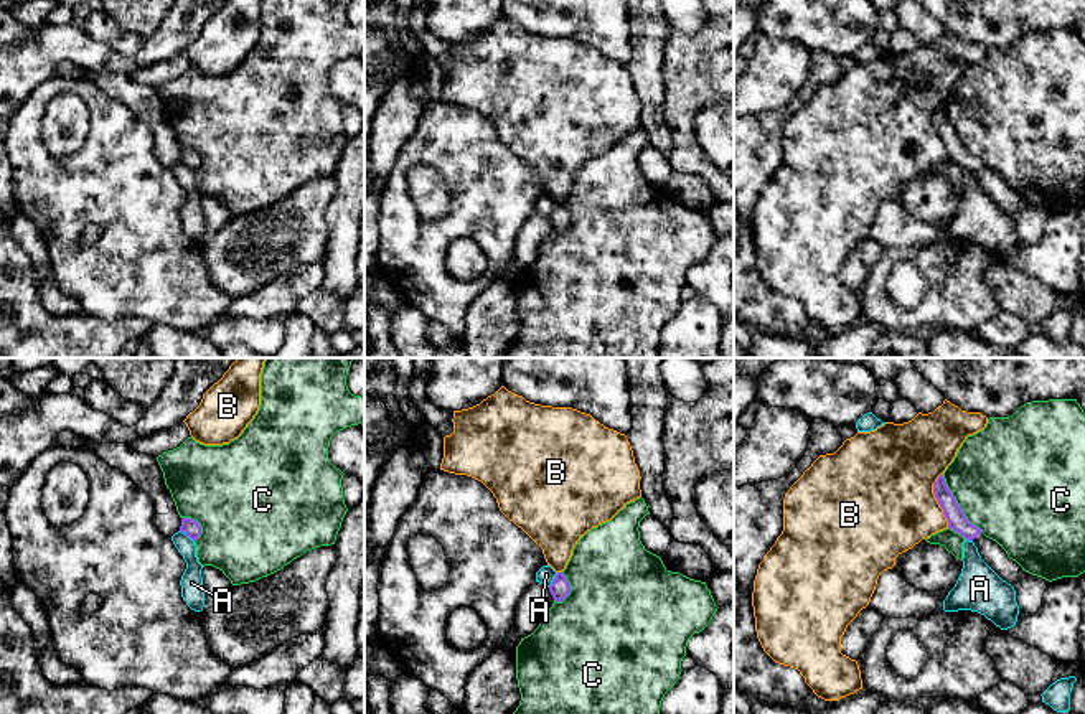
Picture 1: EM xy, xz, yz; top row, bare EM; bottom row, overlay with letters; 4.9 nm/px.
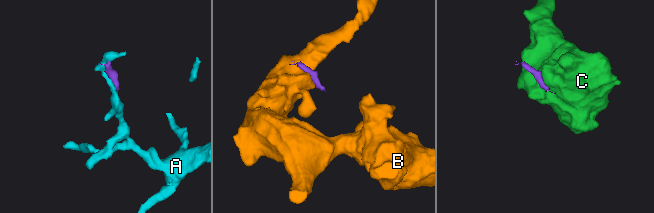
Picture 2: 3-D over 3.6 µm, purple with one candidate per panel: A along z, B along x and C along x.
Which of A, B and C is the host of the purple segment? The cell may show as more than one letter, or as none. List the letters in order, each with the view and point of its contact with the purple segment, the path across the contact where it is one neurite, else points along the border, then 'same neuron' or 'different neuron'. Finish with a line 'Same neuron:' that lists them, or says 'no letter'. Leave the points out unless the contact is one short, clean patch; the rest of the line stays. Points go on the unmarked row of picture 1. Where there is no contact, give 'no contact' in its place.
A: contact xy (187, 165); different neuron
B: contact yz (937, 131); different neuron
C: contact yz (958, 136); border yz (942, 106), (963, 145), (981, 162); different neuron
Same neuron: no letter

